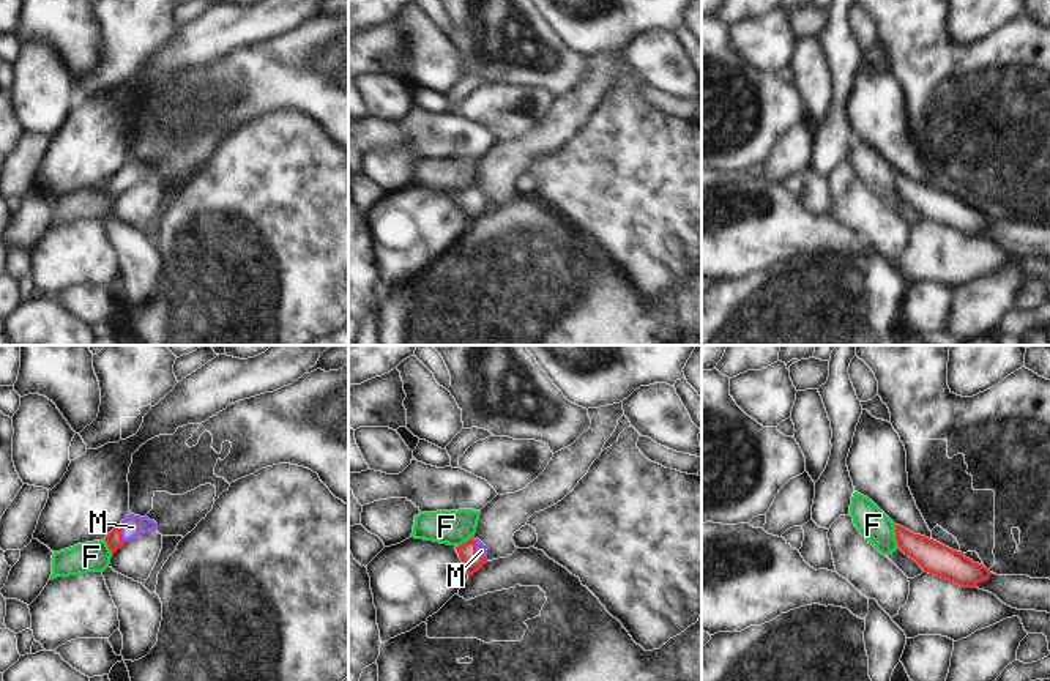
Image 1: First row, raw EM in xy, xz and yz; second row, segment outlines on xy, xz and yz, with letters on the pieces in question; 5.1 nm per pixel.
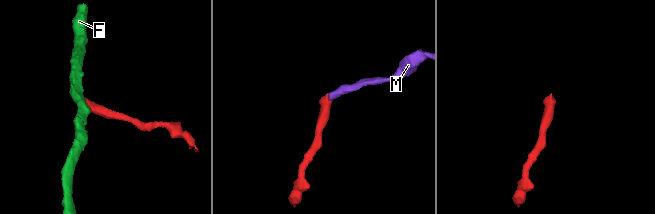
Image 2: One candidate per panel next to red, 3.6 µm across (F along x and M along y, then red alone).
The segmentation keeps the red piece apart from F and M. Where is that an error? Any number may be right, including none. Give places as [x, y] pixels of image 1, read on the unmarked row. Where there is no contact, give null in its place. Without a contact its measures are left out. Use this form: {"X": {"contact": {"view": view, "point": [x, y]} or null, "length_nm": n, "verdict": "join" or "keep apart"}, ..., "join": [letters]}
{"F": {"contact": {"view": "yz", "point": [896, 183]}, "length_nm": 130, "verdict": "keep apart"}, "M": {"contact": {"view": "xz", "point": [475, 197]}, "length_nm": 120, "verdict": "join"}, "join": ["M"]}

